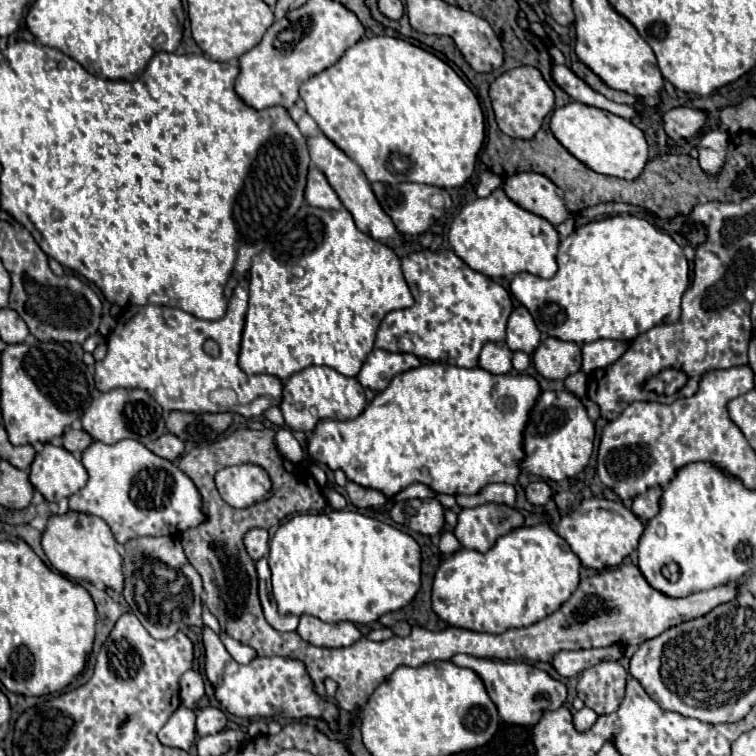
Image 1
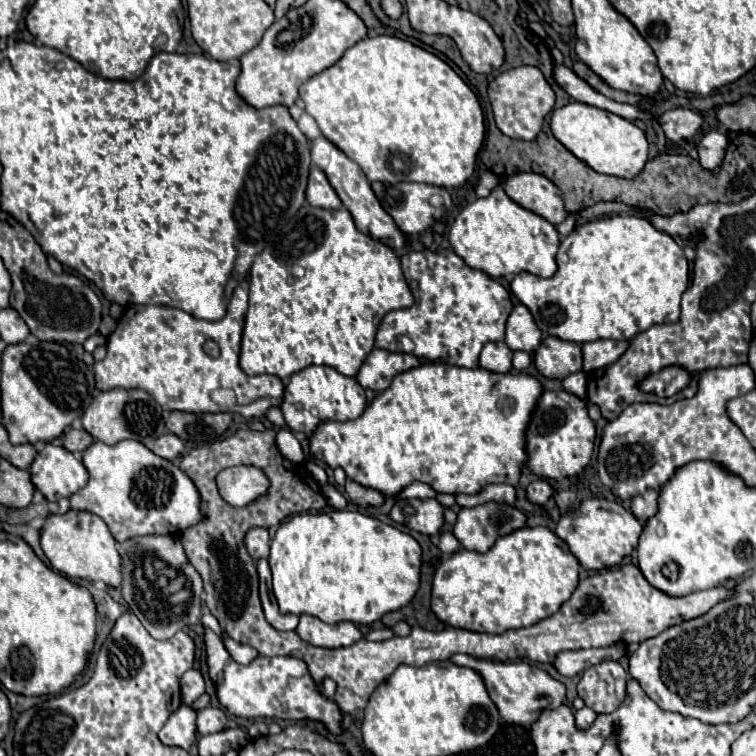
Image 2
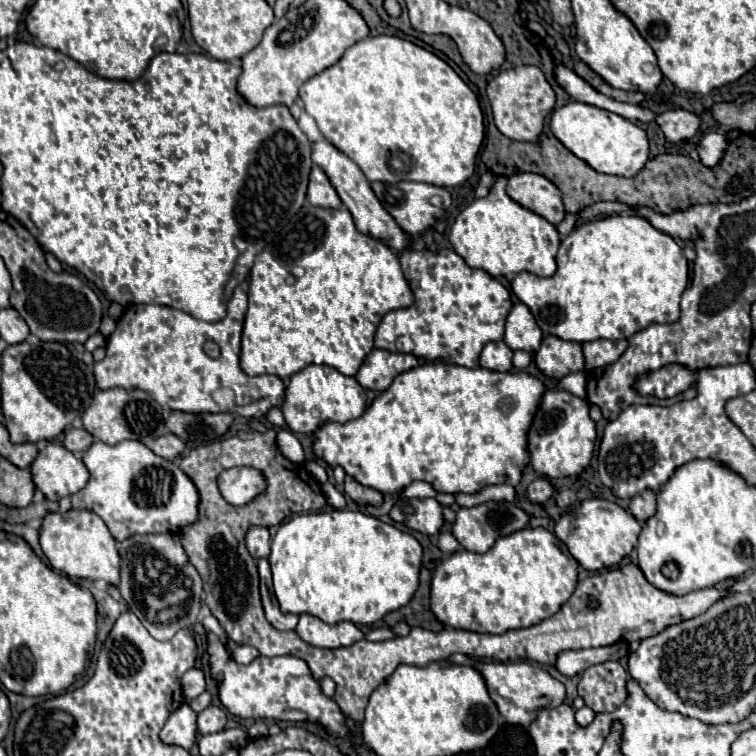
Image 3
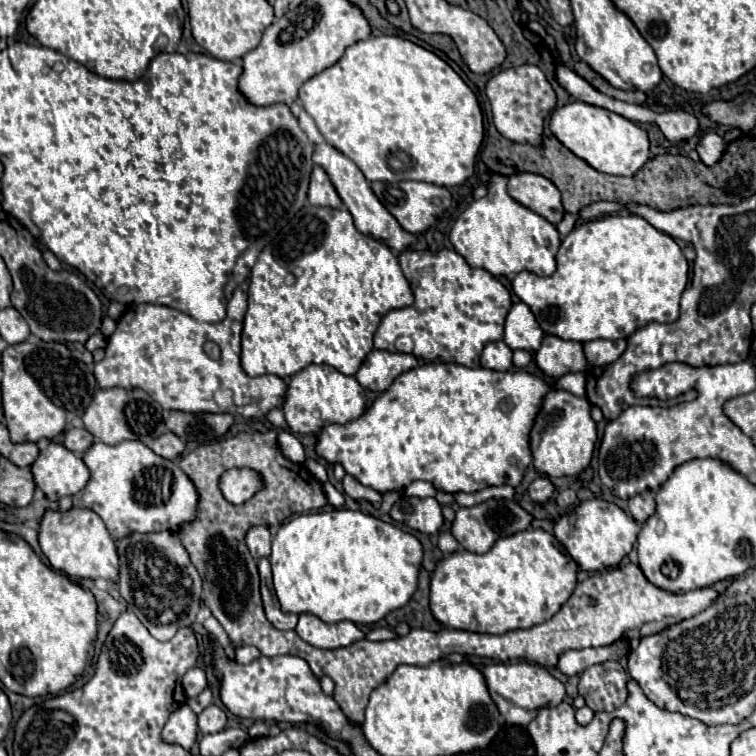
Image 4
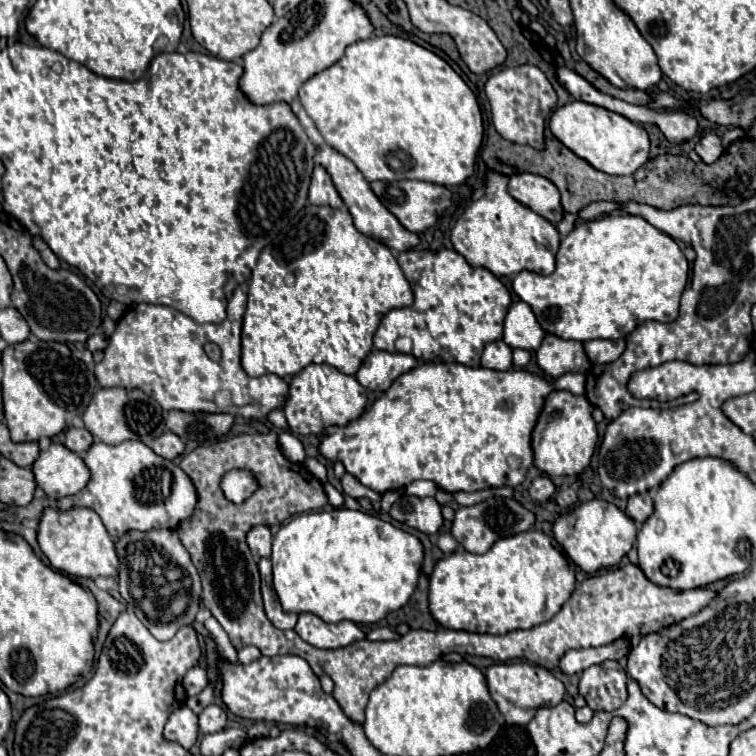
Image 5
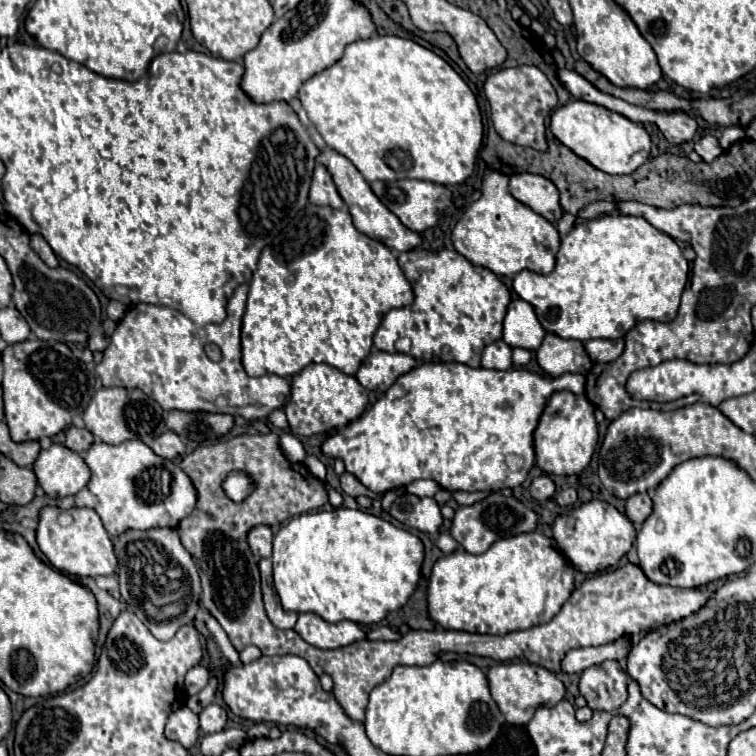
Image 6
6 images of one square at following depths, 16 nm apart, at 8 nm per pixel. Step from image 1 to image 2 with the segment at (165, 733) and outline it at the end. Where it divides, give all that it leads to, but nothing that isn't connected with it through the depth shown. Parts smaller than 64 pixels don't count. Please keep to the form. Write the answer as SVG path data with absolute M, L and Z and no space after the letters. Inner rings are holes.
M182 704L176 712L172 712L158 736L168 746L180 746L184 750L190 750L196 740L196 712L190 706Z

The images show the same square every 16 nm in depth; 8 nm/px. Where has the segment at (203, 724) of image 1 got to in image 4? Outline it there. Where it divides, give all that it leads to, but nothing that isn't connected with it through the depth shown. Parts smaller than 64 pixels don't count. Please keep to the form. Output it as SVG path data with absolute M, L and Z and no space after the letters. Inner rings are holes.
M210 704L198 714L198 728L202 734L220 732L224 730L224 726L226 726L226 712L214 704Z

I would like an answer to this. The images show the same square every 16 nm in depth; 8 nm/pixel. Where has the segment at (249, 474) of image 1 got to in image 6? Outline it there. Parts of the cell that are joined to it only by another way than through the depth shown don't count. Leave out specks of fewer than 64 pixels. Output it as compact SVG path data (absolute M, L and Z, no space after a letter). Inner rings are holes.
M232 472L232 474L228 474L228 478L224 480L224 490L226 490L226 494L234 500L234 502L240 502L240 500L244 500L250 492L252 492L252 480L246 476L246 474L242 474L242 472Z

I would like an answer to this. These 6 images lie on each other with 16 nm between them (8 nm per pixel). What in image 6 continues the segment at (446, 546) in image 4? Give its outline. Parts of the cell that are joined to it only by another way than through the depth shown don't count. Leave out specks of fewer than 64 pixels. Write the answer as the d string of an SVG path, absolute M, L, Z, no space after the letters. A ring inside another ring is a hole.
M440 534L440 538L438 538L438 548L444 552L444 554L452 554L456 548L458 548L458 542L450 536L450 534Z

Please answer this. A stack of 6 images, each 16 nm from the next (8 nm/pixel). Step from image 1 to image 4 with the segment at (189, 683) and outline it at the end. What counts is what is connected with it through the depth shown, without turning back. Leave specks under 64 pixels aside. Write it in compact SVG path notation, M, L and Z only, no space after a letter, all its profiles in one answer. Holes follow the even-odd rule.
M190 668L190 670L184 674L182 686L184 686L184 692L186 692L186 696L188 696L188 698L198 696L198 694L208 686L206 672L204 672L202 668Z

